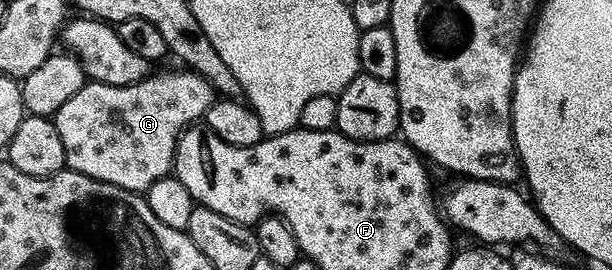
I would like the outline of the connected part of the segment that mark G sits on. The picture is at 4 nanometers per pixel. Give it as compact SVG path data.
M187 68L176 69L180 70L149 73L141 82L129 86L85 81L83 88L74 92L74 96L70 96L54 116L58 136L62 136L67 169L137 192L146 192L159 178L169 177L176 156L176 141L181 132L199 123L214 101L212 86L202 75Z

